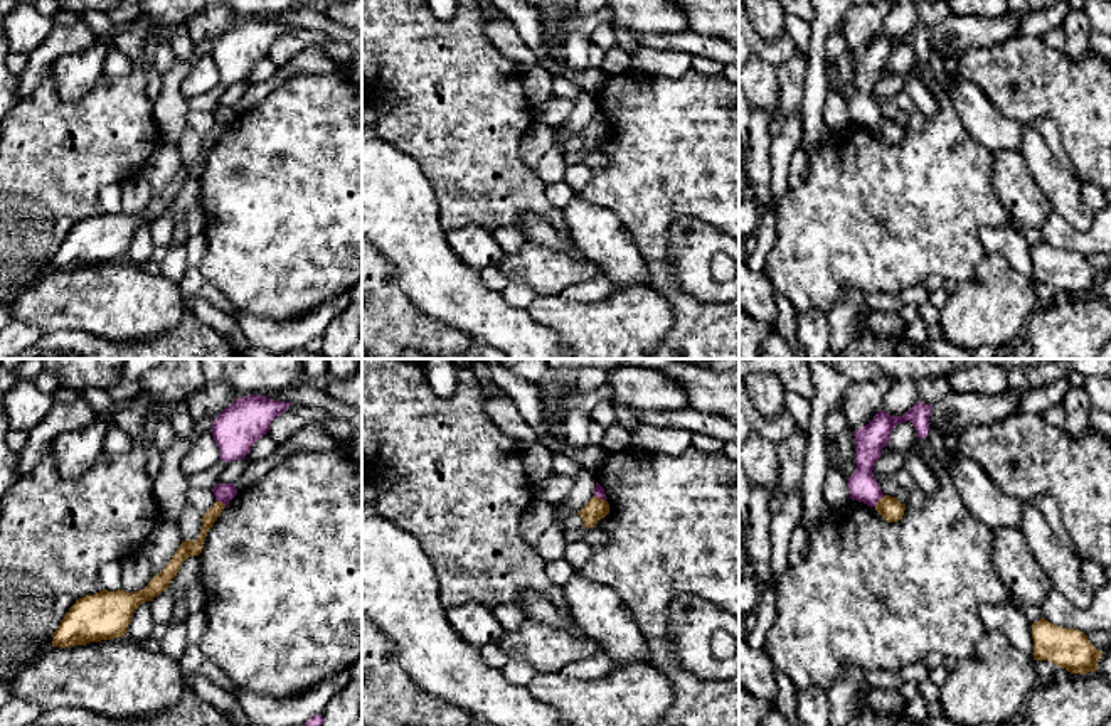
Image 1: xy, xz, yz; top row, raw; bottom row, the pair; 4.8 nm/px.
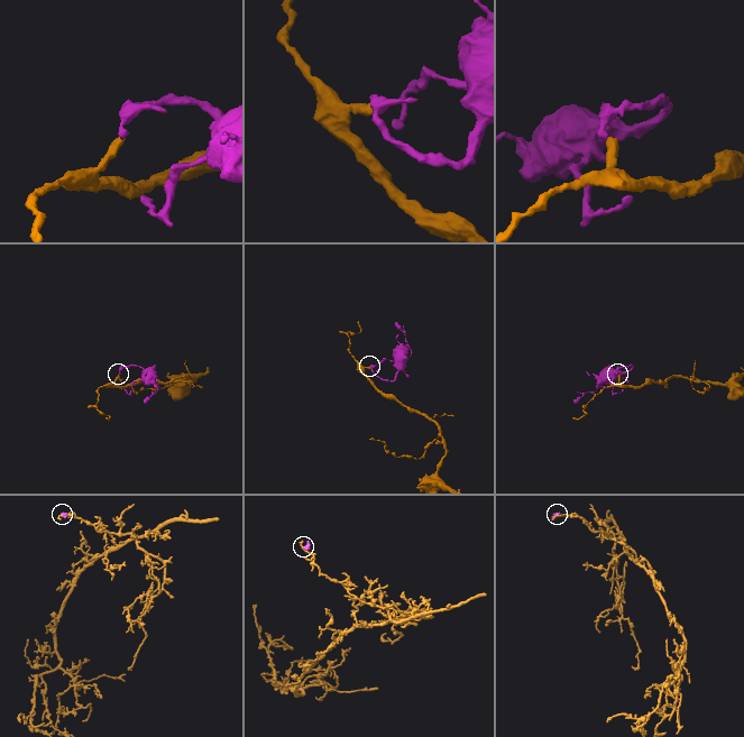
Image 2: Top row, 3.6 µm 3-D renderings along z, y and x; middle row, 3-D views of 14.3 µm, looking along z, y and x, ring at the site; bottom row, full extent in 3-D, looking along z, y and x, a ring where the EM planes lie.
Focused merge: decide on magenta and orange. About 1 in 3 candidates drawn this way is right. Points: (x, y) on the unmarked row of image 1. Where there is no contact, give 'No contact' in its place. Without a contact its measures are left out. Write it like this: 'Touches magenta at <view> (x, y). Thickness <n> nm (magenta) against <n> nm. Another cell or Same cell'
Touches magenta at yz (879, 122). Thickness 140 nm (magenta) against 110 nm. Another cell

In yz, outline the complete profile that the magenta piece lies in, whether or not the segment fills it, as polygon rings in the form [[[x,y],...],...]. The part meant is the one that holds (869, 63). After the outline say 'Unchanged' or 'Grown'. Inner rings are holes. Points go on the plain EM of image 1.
[[[916,25],[906,37],[890,39],[885,34],[879,34],[874,42],[853,54],[855,59],[855,83],[857,93],[848,101],[850,121],[875,130],[884,120],[877,103],[872,99],[875,84],[880,81],[880,74],[887,69],[892,52],[899,45],[911,44],[919,61],[926,61],[929,54],[931,27]]]. Unchanged

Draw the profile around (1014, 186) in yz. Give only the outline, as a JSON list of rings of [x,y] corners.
[[[993,152],[993,189],[997,199],[1023,227],[1042,229],[1052,212],[1049,197],[1032,179],[1022,152]]]

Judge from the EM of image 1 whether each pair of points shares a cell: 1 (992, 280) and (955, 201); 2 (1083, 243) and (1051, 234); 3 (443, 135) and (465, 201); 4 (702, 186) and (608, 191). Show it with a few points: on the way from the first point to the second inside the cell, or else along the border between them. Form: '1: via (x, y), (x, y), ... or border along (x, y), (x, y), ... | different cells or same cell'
1: border along (985, 256), (958, 283) | different cells
2: via (1074, 240), (1059, 234) | same cell
3: via (460, 152), (465, 157), (465, 184) | same cell
4: via (679, 186), (632, 187) | same cell

